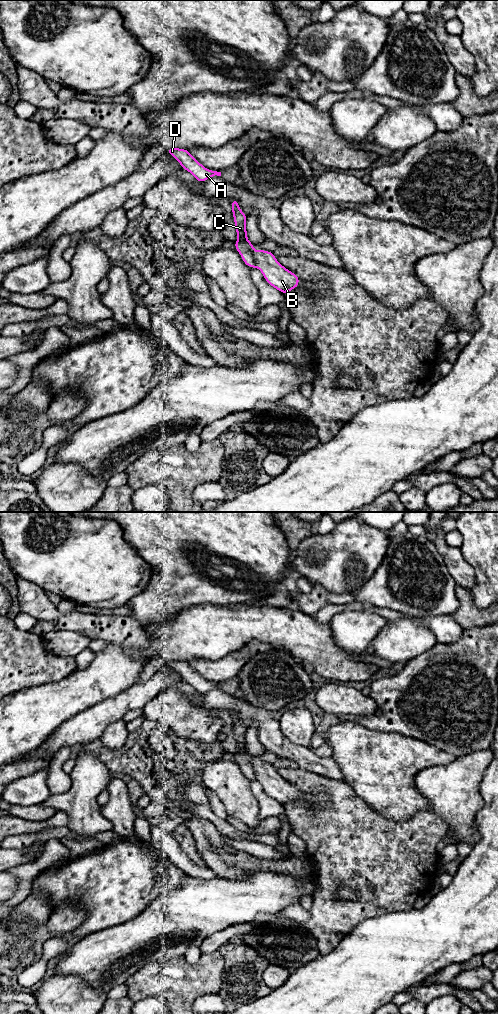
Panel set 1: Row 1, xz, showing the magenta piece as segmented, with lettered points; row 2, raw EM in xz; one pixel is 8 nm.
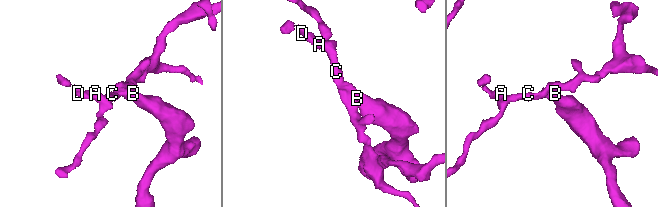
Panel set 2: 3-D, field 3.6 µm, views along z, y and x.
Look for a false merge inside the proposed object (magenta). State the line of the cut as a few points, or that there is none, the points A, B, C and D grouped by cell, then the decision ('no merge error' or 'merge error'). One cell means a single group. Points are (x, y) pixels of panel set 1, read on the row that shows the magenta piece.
cut xz (253, 250), (255, 266); groups A C D / B; merge error

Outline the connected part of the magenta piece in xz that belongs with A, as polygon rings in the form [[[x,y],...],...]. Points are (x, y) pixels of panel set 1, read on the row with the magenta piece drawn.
[[[169,148],[166,151],[180,163],[183,169],[190,172],[198,182],[203,182],[215,175],[221,176],[221,172],[206,169],[186,149]]]

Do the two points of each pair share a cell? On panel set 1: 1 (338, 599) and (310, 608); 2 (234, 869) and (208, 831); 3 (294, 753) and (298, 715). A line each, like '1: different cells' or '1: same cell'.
1: same cell
2: same cell
3: different cells

